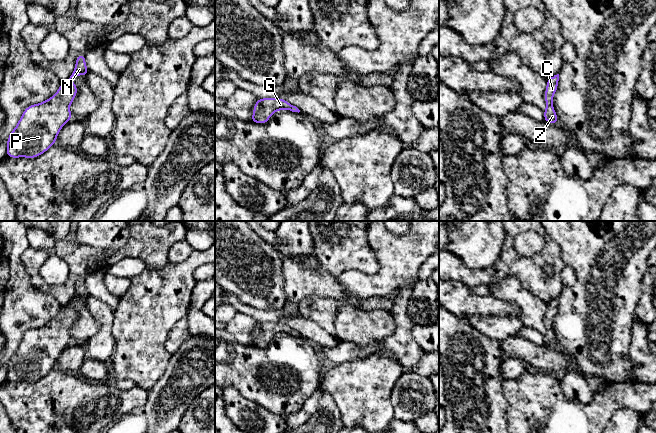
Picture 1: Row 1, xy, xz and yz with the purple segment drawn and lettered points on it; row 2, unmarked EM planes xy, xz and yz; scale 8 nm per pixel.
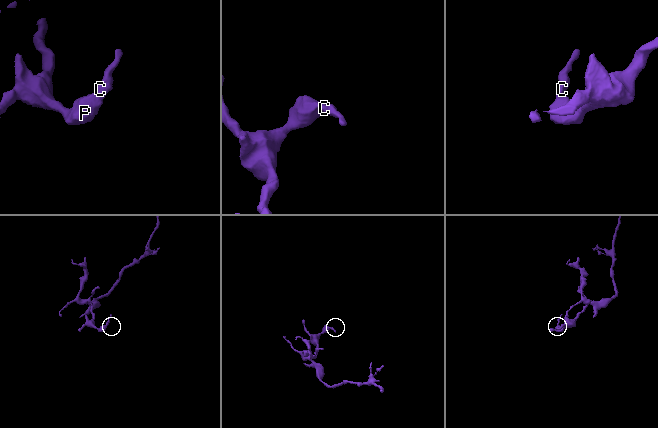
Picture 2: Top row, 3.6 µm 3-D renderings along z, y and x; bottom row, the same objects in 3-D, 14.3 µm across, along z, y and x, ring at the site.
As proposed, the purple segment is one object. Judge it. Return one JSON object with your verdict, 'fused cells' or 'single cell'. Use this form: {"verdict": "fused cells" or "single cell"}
{"verdict": "single cell"}

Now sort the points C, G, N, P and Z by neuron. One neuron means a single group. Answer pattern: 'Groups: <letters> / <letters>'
Groups: C G N P Z

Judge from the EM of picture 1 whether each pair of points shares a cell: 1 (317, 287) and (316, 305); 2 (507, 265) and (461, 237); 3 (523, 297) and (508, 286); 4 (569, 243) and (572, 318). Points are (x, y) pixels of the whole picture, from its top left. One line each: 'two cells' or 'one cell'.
1: two cells
2: two cells
3: one cell
4: one cell

